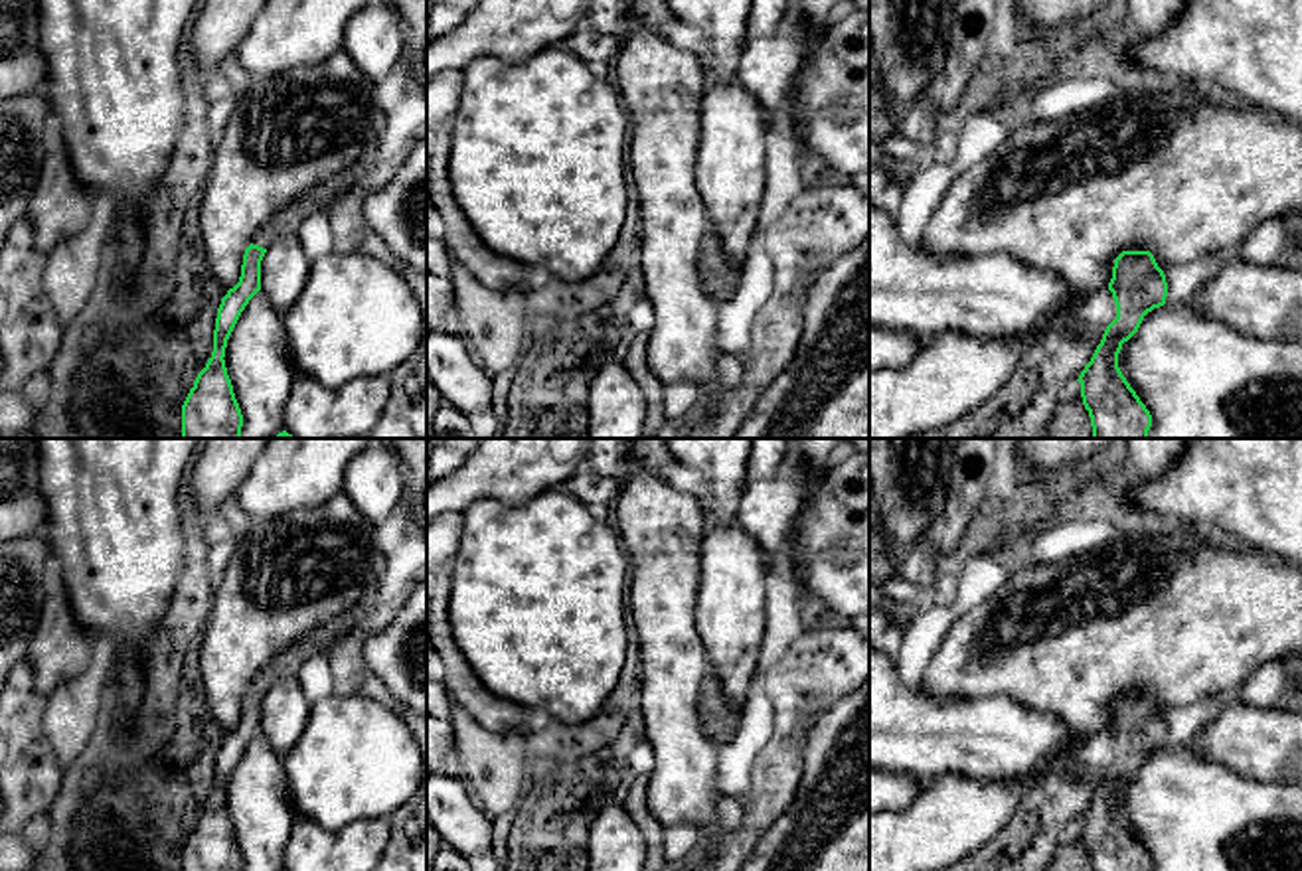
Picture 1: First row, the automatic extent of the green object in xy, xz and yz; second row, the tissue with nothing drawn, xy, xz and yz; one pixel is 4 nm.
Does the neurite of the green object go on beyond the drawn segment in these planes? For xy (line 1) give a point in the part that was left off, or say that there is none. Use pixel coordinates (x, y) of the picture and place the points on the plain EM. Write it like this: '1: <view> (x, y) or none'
1: xy (287, 662)

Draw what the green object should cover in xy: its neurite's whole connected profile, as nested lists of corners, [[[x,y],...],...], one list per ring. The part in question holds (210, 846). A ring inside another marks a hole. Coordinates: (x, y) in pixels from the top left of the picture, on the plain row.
[[[340,618],[294,642],[255,675],[245,691],[239,725],[221,741],[213,772],[213,794],[198,816],[182,847],[182,871],[241,871],[243,857],[225,810],[227,782],[249,747],[261,733],[261,703],[267,691],[283,677],[296,675],[300,666],[316,652],[332,646]]]

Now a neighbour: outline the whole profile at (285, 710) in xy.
[[[296,675],[279,679],[261,703],[261,733],[271,749],[285,758],[308,725],[312,703]]]

